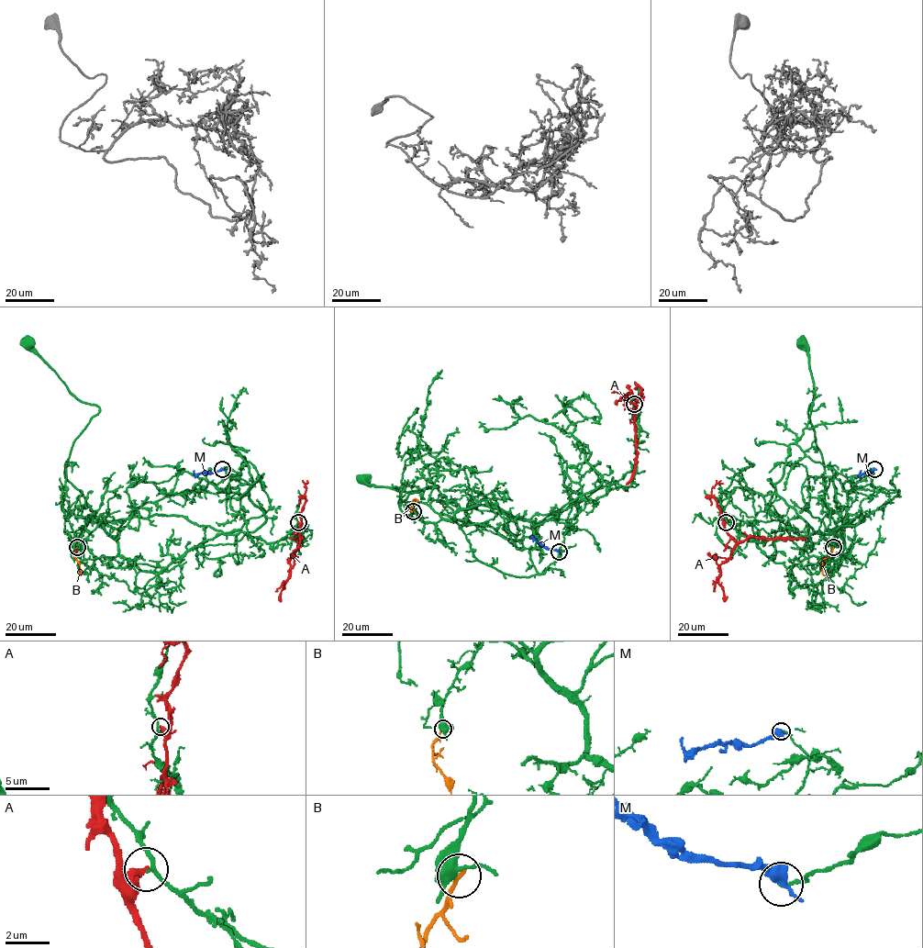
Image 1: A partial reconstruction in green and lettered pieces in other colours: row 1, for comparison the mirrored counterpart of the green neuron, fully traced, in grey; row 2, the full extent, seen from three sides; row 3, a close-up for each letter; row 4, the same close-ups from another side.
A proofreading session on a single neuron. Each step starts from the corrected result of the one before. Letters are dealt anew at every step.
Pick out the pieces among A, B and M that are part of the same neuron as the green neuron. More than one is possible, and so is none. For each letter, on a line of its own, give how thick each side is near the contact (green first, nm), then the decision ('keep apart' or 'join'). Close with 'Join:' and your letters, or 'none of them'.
A: 160/320 nm | keep apart
B: 440/200 nm | keep apart
M: 140/400 nm | keep apart
Join: none of them

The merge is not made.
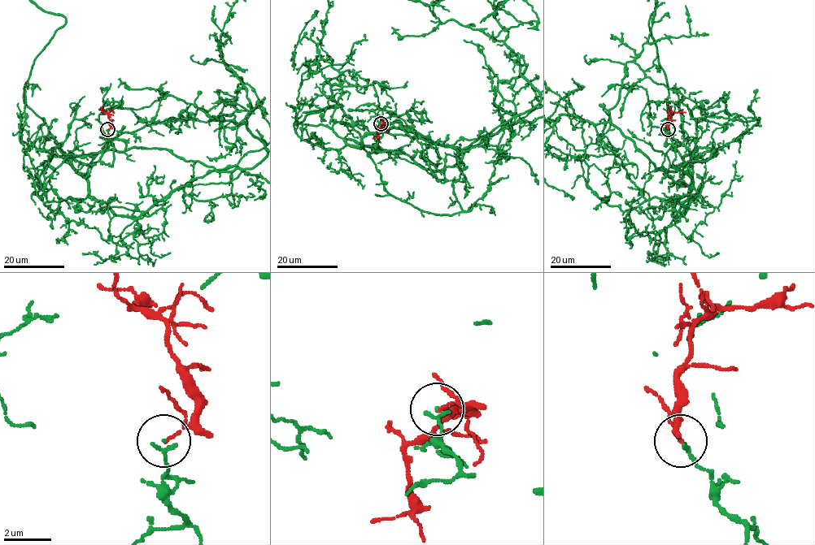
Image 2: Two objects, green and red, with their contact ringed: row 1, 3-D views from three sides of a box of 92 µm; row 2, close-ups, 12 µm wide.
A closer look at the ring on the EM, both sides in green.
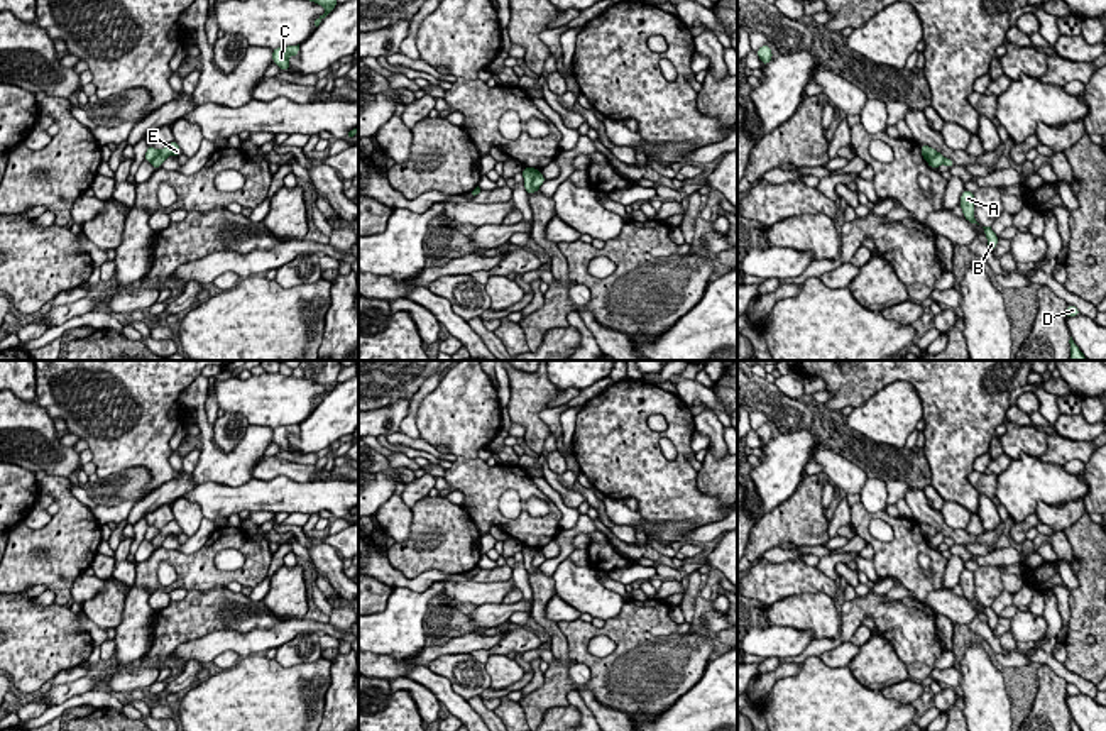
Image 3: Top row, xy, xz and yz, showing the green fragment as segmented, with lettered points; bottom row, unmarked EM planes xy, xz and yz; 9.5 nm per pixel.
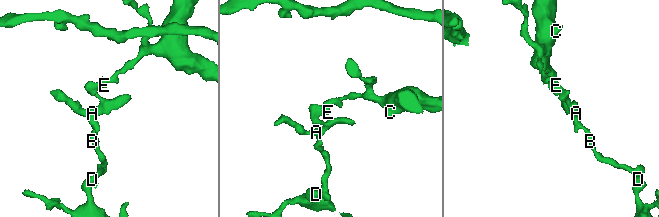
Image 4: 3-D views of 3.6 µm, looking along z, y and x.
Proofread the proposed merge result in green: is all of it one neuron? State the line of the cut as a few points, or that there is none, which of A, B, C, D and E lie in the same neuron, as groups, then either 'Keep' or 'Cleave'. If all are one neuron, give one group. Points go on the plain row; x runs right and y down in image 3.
Split along xz (540, 550), (533, 559), (536, 569). Groups: A B D / C E. Cleave

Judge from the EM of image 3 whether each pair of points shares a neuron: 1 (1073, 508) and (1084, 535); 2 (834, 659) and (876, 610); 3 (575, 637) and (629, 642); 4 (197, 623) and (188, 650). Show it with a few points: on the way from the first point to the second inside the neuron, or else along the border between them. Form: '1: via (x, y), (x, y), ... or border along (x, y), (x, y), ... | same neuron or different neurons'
1: border along (1084, 511), (1062, 530) | different neurons
2: border along (841, 640), (849, 642) | different neurons
3: via (589, 632), (616, 632) | same neuron
4: border along (230, 632), (208, 632), (183, 642), (173, 655) | different neurons

